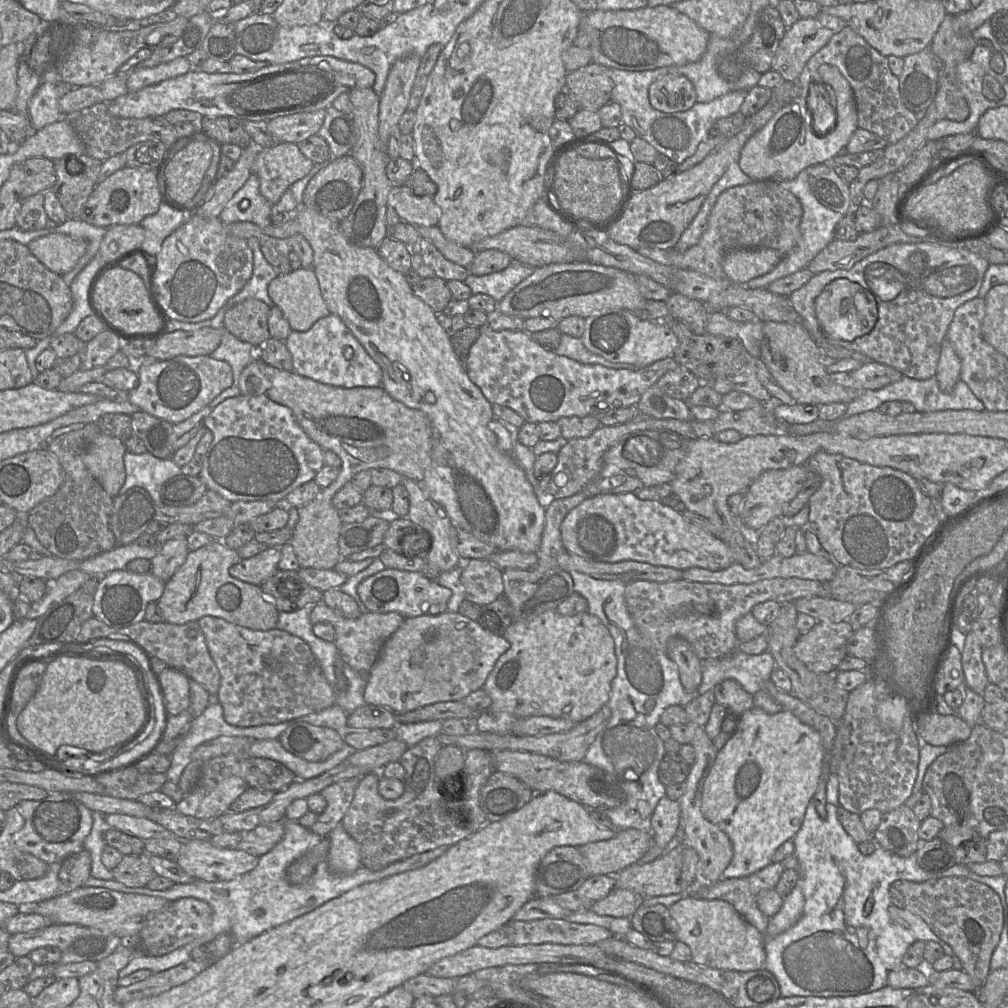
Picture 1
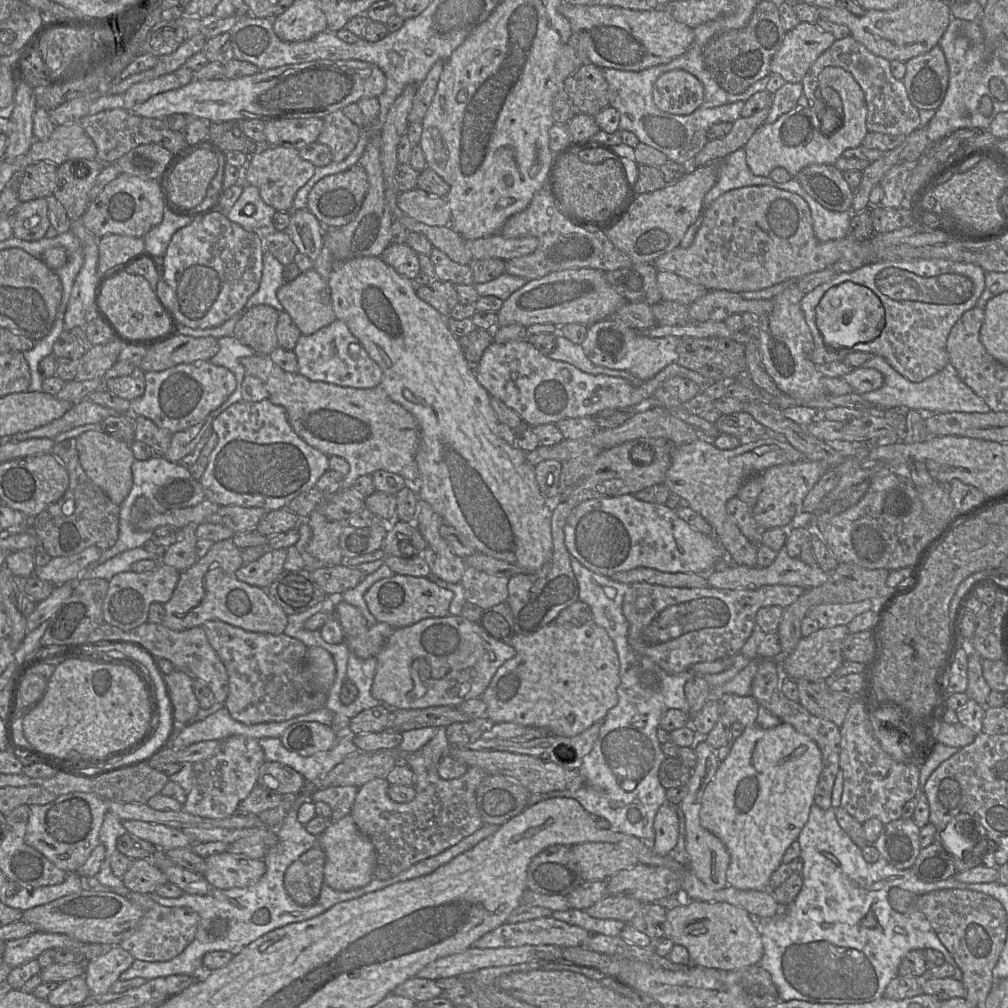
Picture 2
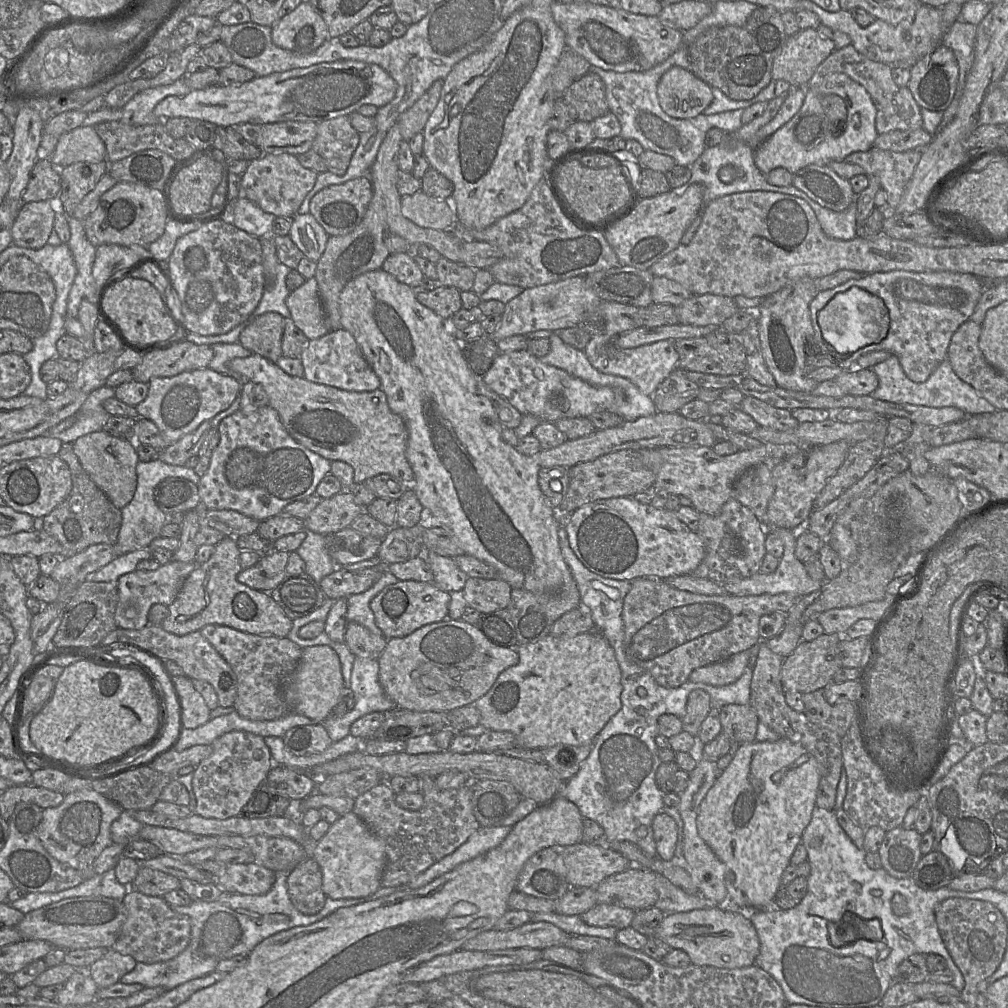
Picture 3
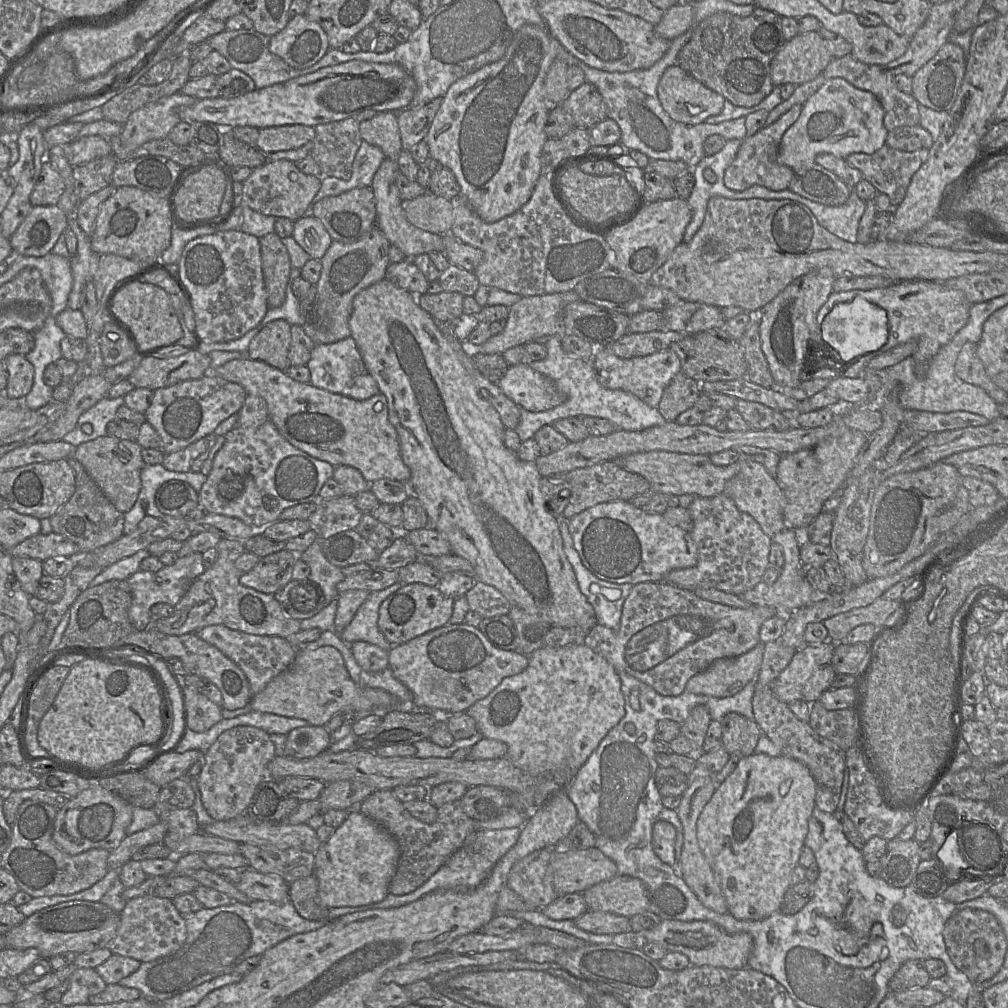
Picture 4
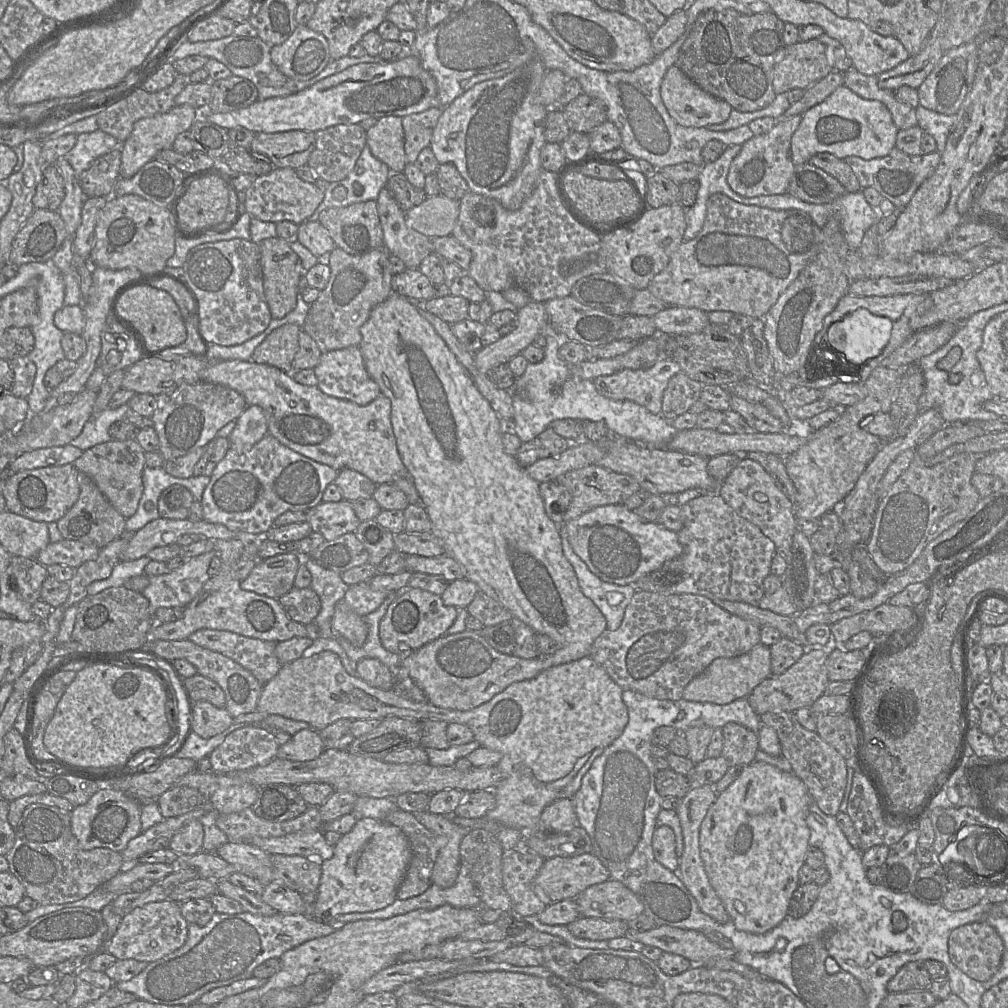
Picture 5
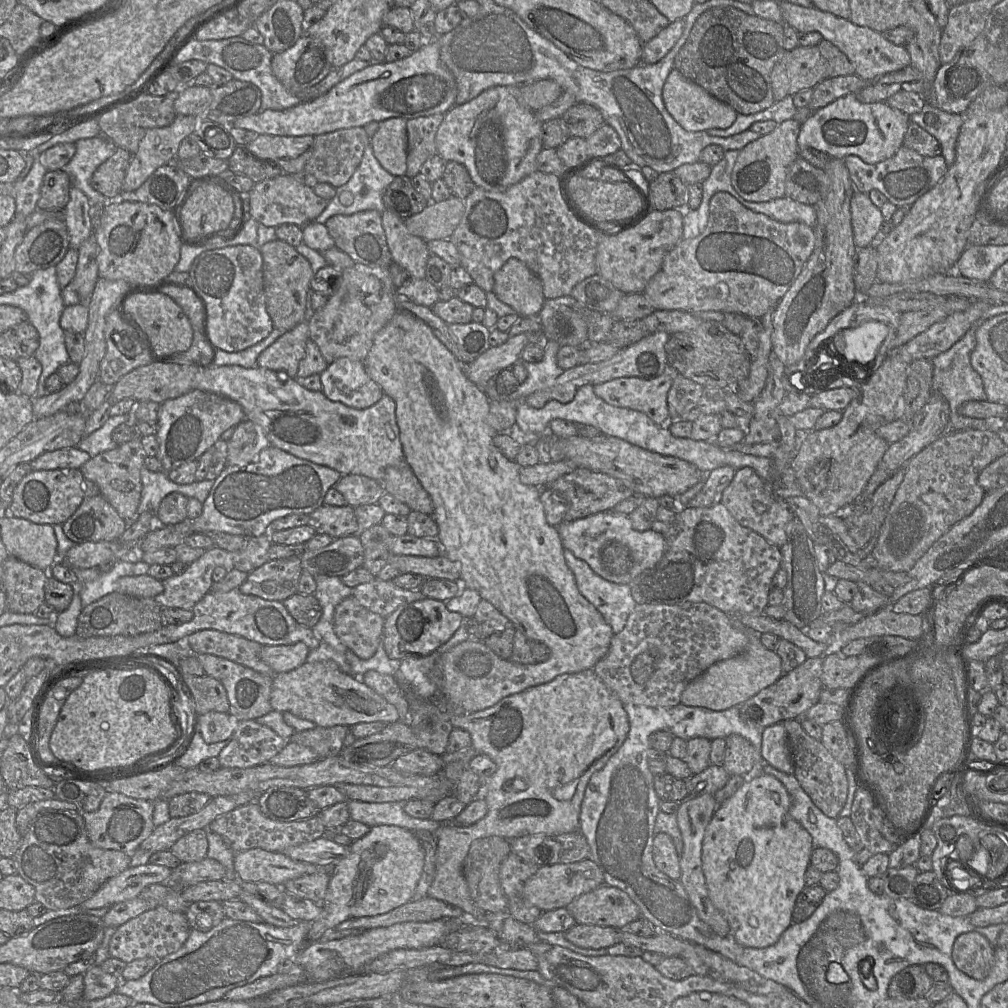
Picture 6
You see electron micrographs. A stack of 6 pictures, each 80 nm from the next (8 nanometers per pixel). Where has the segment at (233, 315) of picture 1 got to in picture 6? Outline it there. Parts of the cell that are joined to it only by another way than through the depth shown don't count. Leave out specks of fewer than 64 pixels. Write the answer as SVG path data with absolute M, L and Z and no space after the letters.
M304 320L284 332L263 350L258 356L257 365L277 373L284 372L292 379L298 378L298 366L305 356L305 347L309 339L309 325L307 320Z

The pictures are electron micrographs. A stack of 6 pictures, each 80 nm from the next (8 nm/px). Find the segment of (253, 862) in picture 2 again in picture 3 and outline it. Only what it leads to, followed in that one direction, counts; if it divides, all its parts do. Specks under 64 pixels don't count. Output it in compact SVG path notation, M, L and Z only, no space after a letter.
M255 863L226 864L224 875L217 878L223 893L263 895L275 882L275 872Z

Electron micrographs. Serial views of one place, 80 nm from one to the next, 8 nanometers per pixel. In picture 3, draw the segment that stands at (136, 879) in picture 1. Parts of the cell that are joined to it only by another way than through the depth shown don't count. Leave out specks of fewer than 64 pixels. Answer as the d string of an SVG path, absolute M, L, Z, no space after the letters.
M143 866L139 867L137 876L129 887L142 894L162 898L166 893L179 888L179 878Z

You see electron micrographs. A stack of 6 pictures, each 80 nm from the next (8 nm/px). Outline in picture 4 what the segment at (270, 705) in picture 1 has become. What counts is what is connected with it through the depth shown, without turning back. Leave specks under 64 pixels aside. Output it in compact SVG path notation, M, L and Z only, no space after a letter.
M223 625L204 627L197 631L196 635L216 647L241 668L249 681L251 697L260 693L273 678L284 672L298 652L298 649L284 638L248 634Z

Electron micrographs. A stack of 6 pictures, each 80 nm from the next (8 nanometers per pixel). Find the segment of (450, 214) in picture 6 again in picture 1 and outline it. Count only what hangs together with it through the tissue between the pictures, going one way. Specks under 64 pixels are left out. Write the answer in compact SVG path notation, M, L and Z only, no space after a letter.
M392 187L392 207L402 219L414 227L437 226L441 209L431 196L418 196L406 187Z

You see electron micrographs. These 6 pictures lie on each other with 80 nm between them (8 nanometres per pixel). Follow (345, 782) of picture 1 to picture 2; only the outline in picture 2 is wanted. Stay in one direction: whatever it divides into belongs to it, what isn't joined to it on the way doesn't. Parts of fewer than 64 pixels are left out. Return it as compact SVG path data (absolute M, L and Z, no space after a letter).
M337 786L318 789L312 793L311 800L325 802L332 809L330 823L336 822L350 814L358 788L355 786Z

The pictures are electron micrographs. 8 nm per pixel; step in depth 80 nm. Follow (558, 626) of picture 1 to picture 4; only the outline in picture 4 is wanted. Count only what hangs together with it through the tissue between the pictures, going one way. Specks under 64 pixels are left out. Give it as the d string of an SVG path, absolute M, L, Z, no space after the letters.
M585 644L543 646L528 655L528 666L524 671L504 678L487 697L465 712L476 721L477 731L484 737L507 744L506 757L514 766L533 777L546 778L558 771L575 775L607 733L624 717L625 701L620 676L603 656Z

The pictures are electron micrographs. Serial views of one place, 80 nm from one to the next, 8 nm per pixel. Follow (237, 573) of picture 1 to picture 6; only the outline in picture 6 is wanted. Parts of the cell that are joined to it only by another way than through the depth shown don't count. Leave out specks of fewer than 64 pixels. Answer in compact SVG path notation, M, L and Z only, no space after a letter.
M301 557L269 560L250 572L239 589L246 595L283 602L298 592L301 572Z

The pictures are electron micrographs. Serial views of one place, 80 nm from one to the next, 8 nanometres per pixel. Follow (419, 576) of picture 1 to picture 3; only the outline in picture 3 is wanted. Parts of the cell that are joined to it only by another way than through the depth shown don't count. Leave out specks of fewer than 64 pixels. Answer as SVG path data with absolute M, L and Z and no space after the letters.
M406 580L387 586L370 602L375 623L388 640L405 637L417 629L448 617L450 594L439 589L434 583Z

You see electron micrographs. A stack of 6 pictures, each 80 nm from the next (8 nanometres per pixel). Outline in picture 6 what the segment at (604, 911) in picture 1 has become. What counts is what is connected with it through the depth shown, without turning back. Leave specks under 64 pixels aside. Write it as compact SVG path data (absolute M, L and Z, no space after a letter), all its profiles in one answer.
M574 924L564 935L572 944L587 949L608 948L620 942L620 930L612 927Z

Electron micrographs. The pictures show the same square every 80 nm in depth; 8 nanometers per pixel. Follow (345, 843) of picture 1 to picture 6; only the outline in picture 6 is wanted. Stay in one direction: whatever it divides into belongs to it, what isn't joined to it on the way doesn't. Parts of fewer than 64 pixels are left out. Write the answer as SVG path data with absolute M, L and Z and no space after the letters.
M393 825L370 827L369 832L349 846L349 853L331 868L327 892L322 903L320 917L310 922L308 940L318 941L328 929L337 927L345 920L385 914L412 900L421 877L425 852L414 832Z

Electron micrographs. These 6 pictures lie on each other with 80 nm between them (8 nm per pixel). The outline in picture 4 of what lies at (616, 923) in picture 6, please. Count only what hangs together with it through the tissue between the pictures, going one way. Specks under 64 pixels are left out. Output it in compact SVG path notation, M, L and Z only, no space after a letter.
M616 877L589 887L583 893L587 910L613 913L628 918L649 911L644 883L635 877Z

